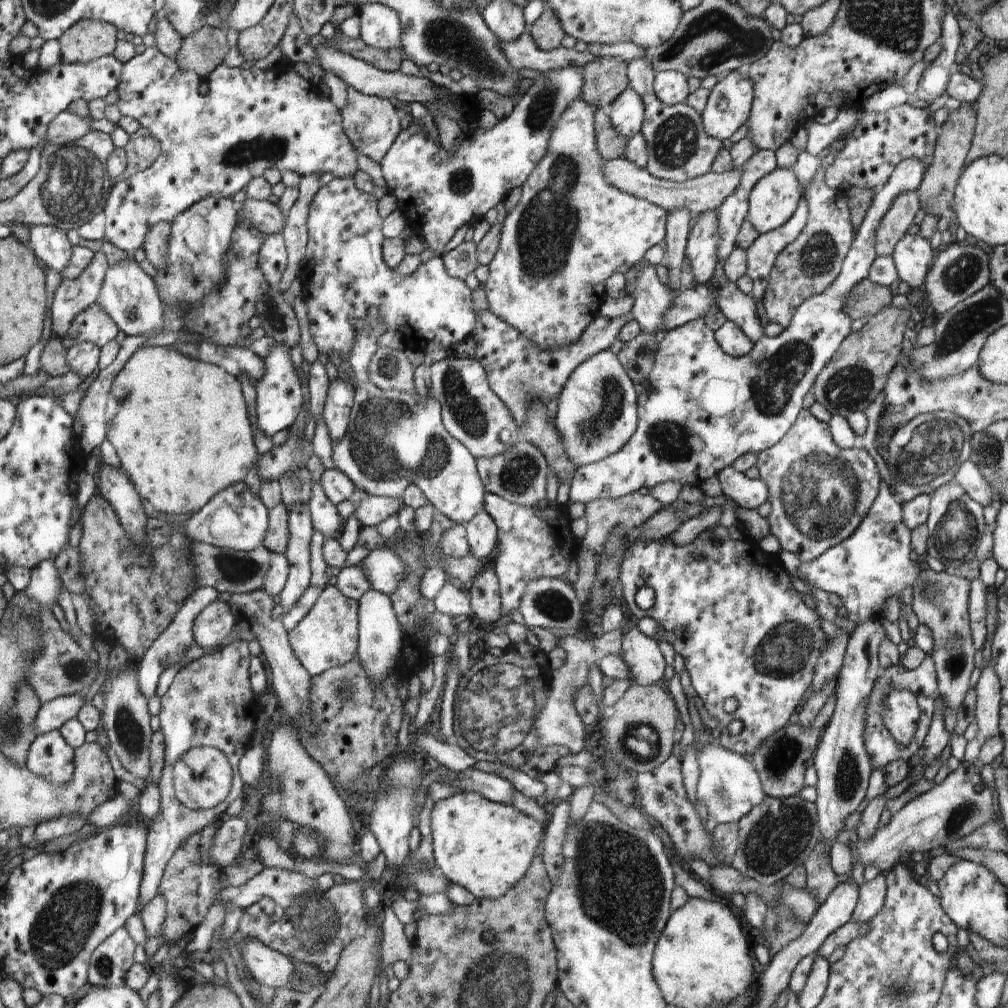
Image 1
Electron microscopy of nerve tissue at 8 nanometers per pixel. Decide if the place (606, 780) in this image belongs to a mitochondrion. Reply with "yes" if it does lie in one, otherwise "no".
no

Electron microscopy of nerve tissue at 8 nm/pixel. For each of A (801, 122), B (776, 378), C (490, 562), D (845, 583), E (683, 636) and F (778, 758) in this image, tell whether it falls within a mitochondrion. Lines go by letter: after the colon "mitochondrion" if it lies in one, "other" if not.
A: other
B: mitochondrion
C: other
D: other
E: other
F: mitochondrion

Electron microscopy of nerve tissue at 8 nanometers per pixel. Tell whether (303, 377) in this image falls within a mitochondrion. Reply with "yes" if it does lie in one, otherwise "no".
no

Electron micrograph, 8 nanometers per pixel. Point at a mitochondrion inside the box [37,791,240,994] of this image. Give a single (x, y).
(104, 963)

